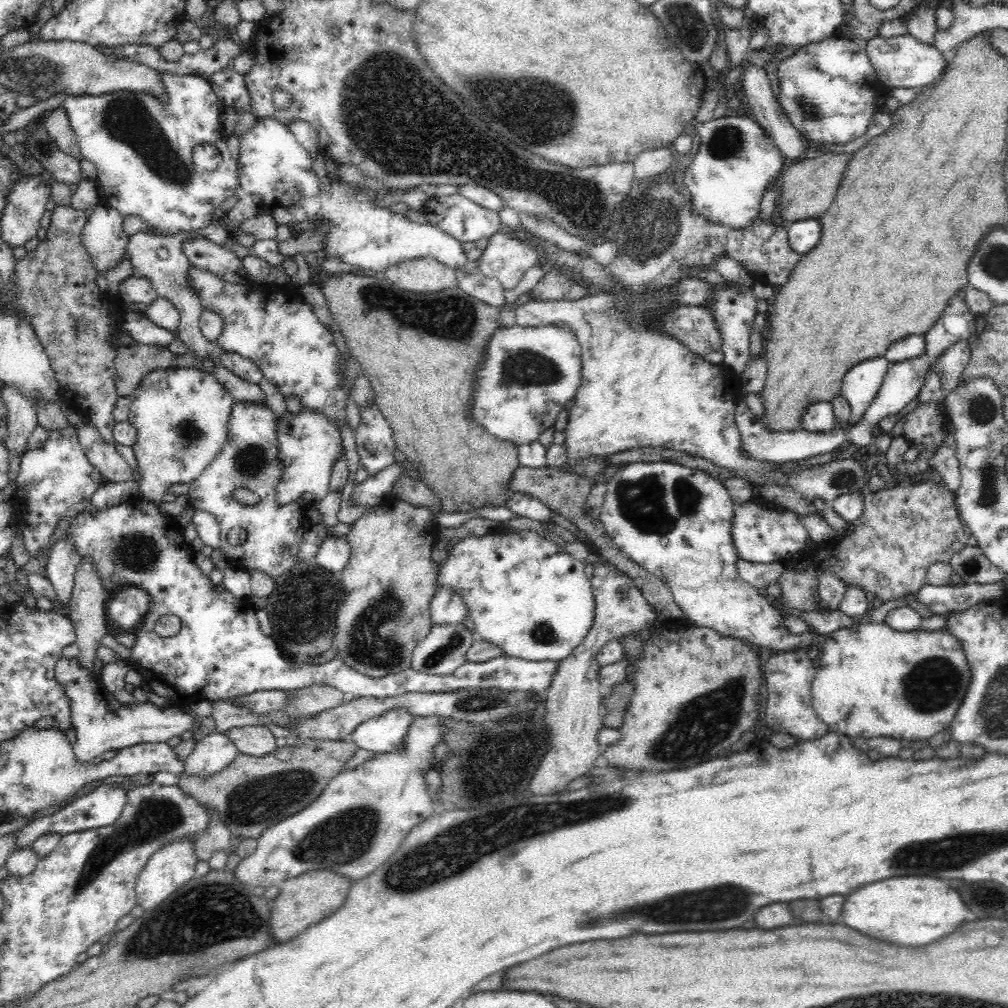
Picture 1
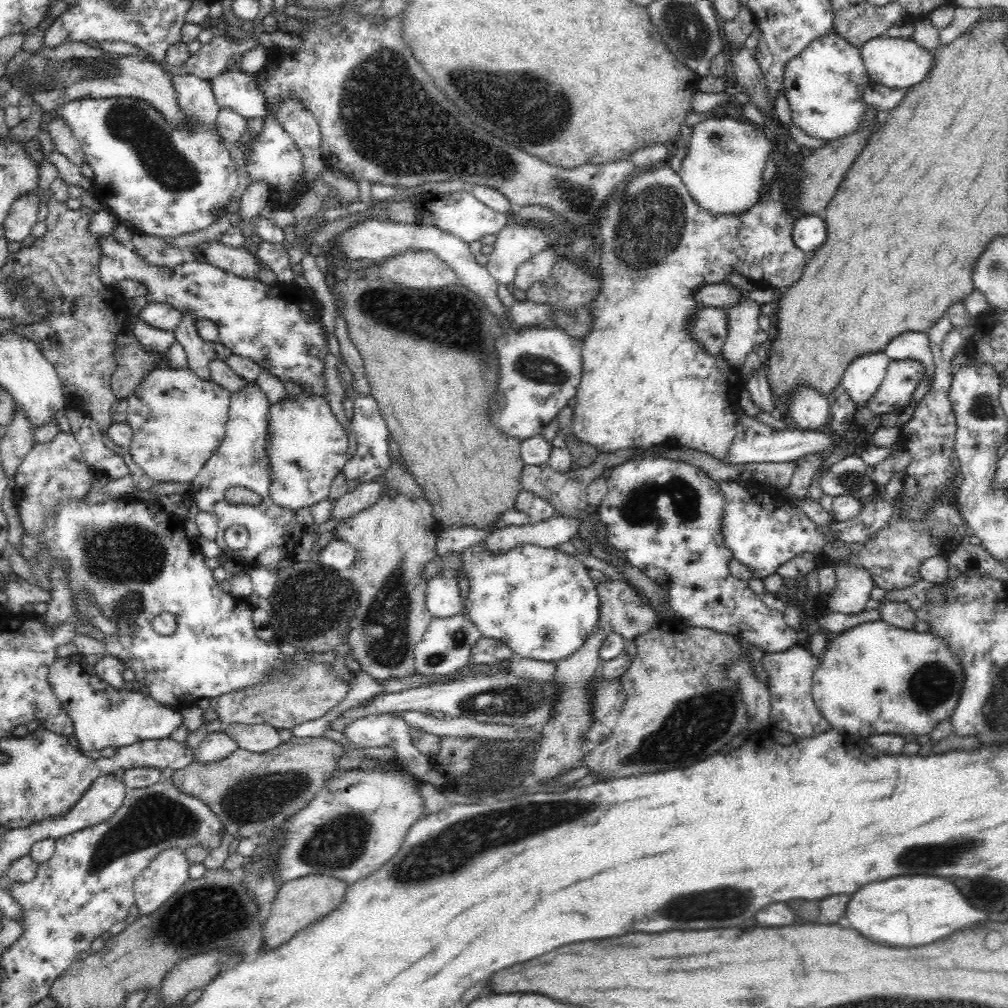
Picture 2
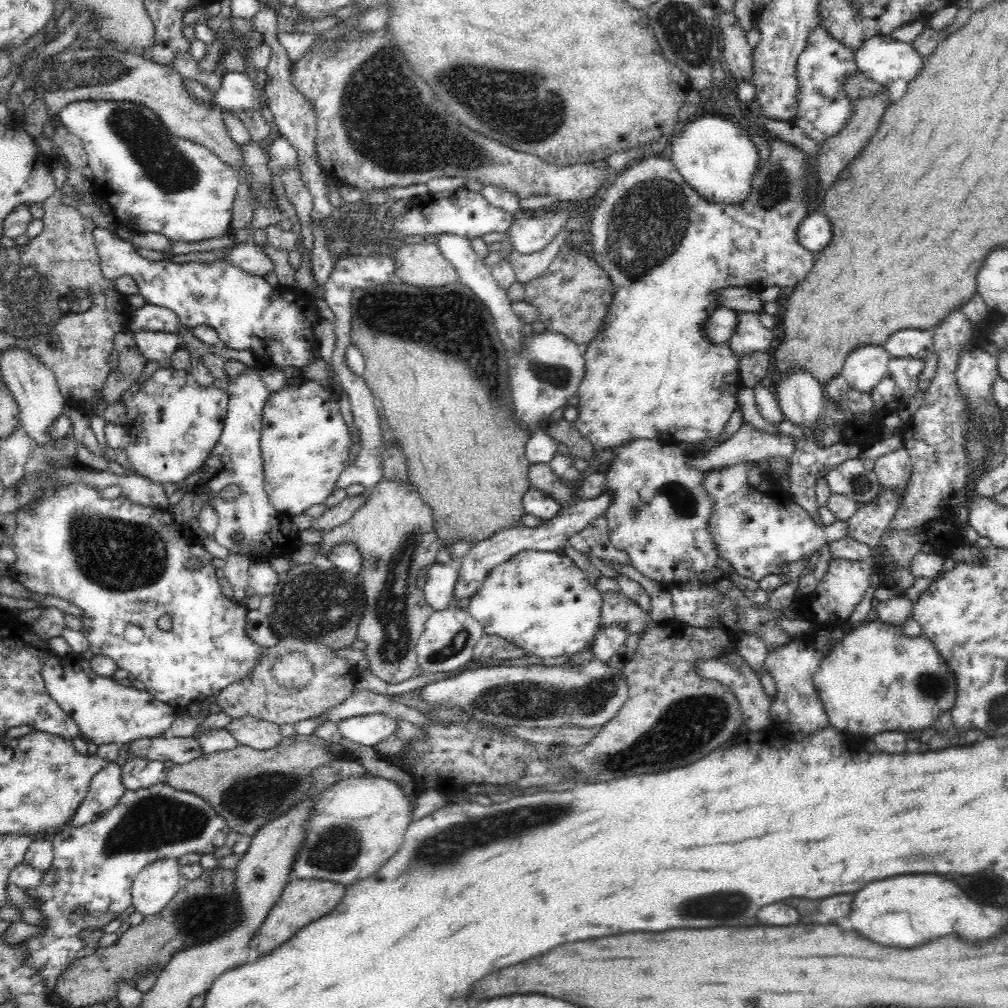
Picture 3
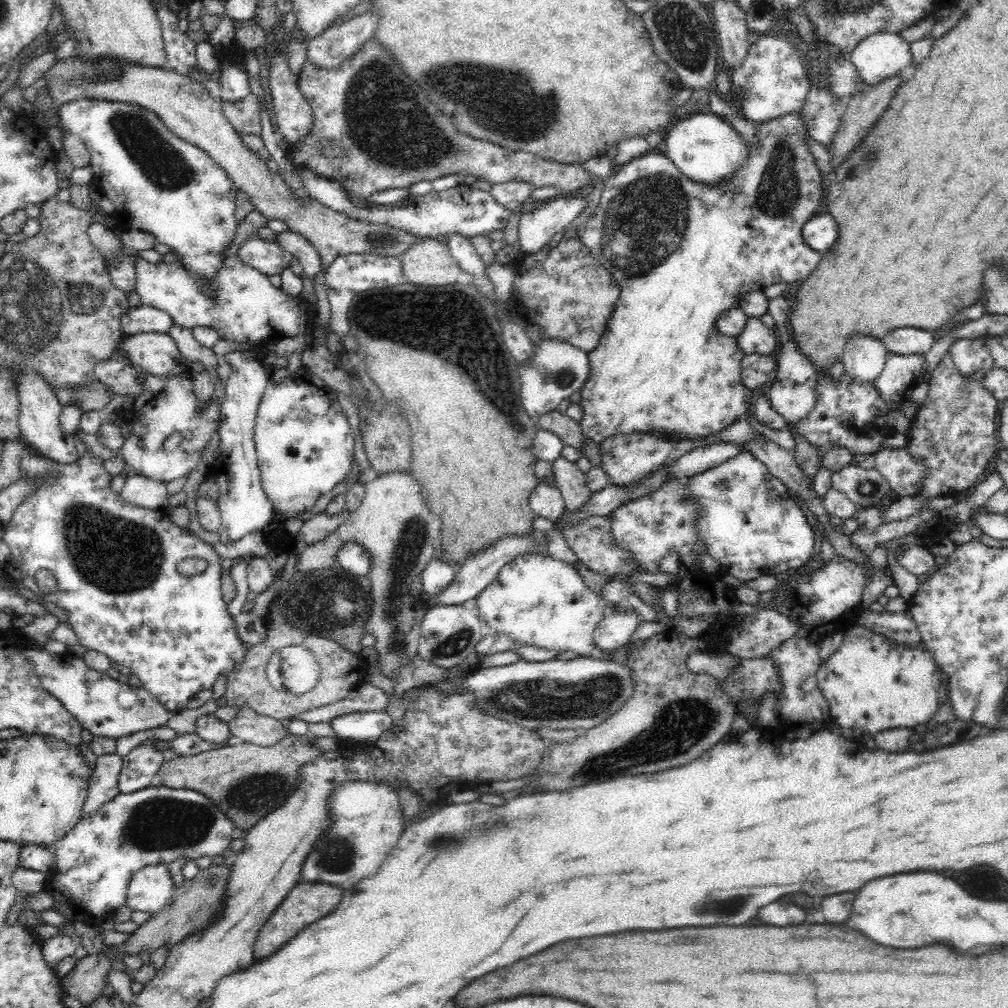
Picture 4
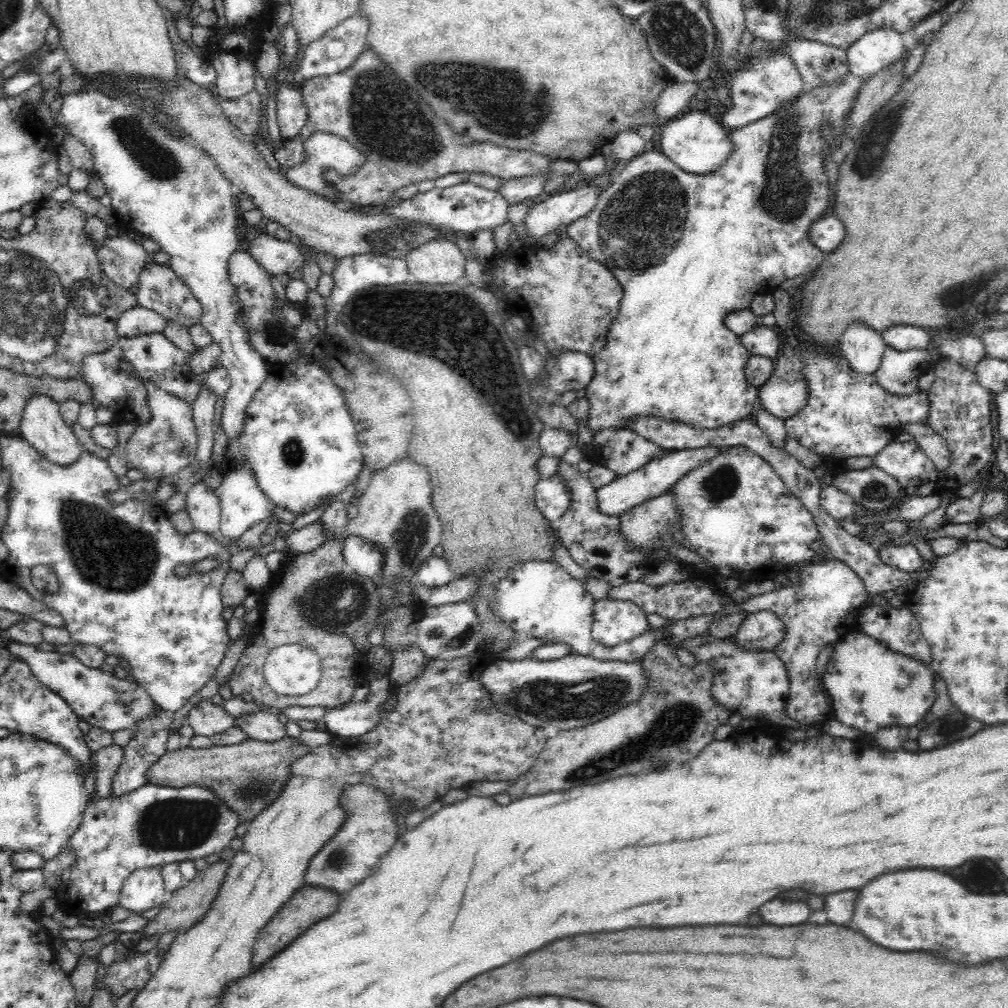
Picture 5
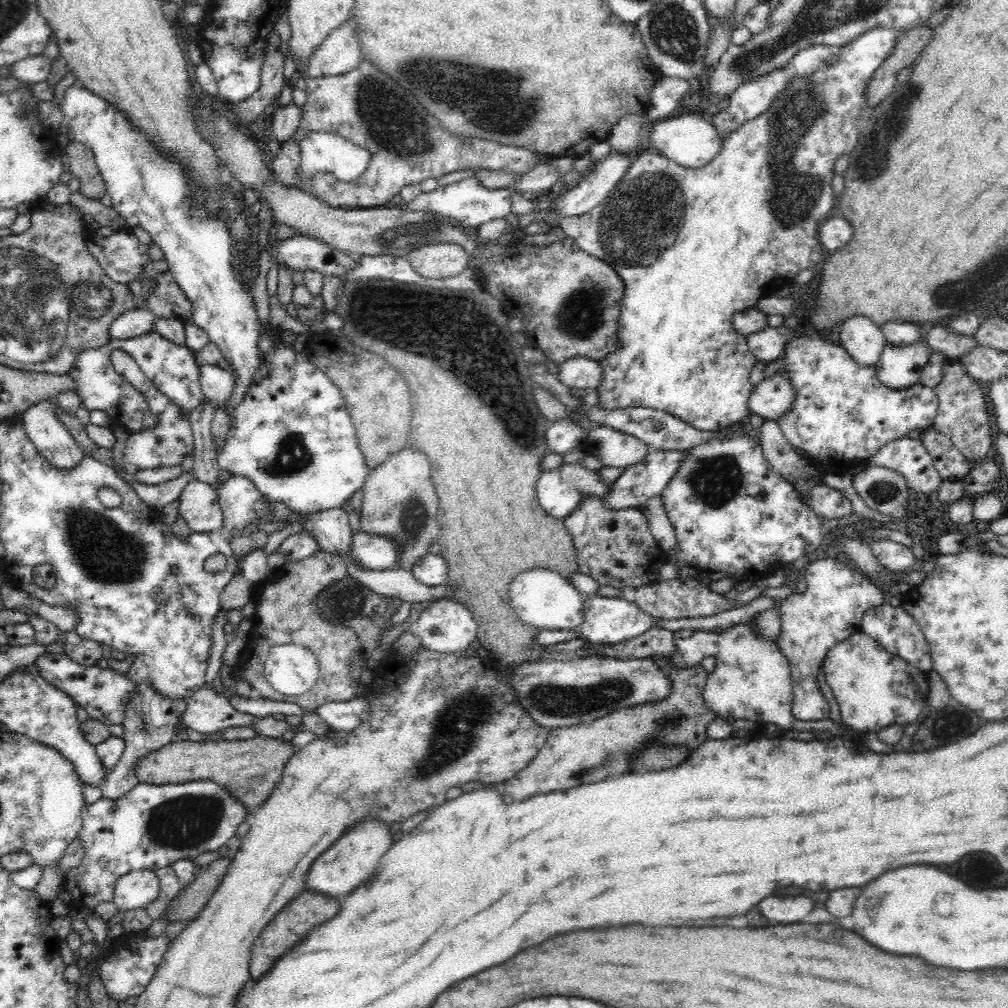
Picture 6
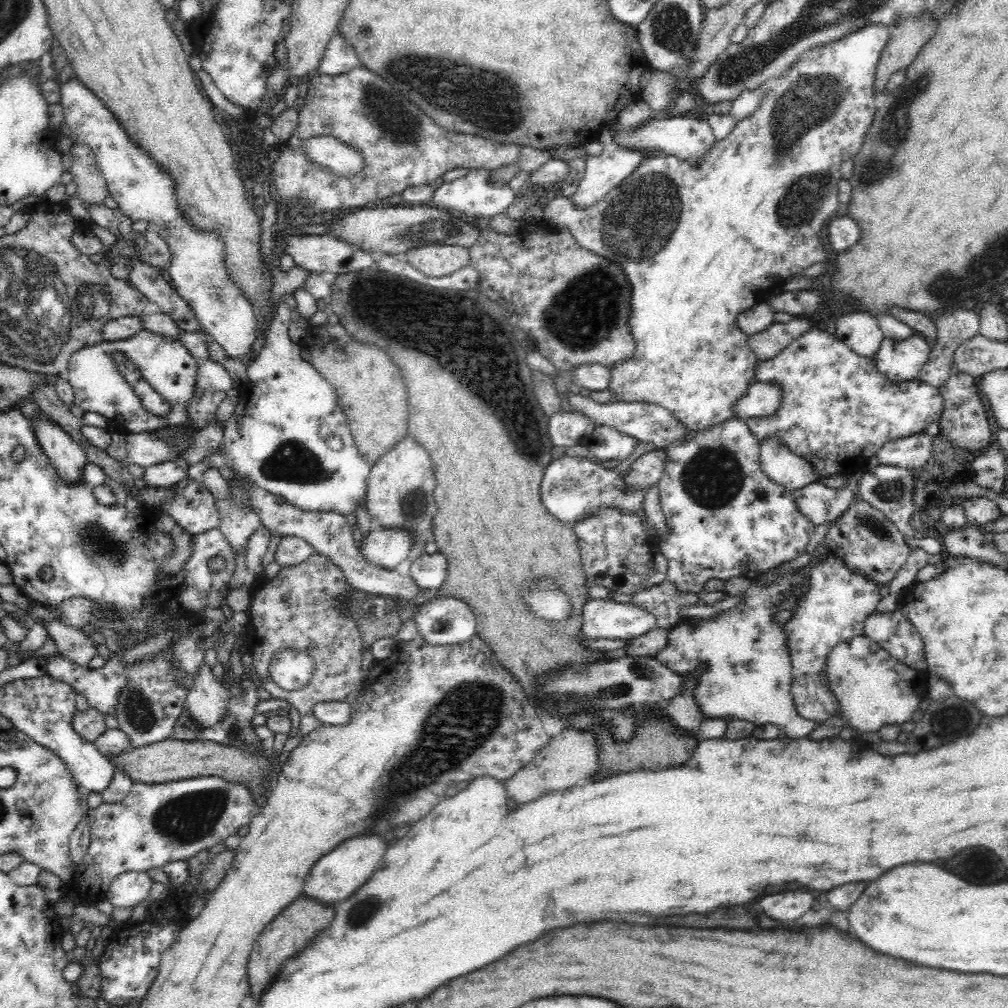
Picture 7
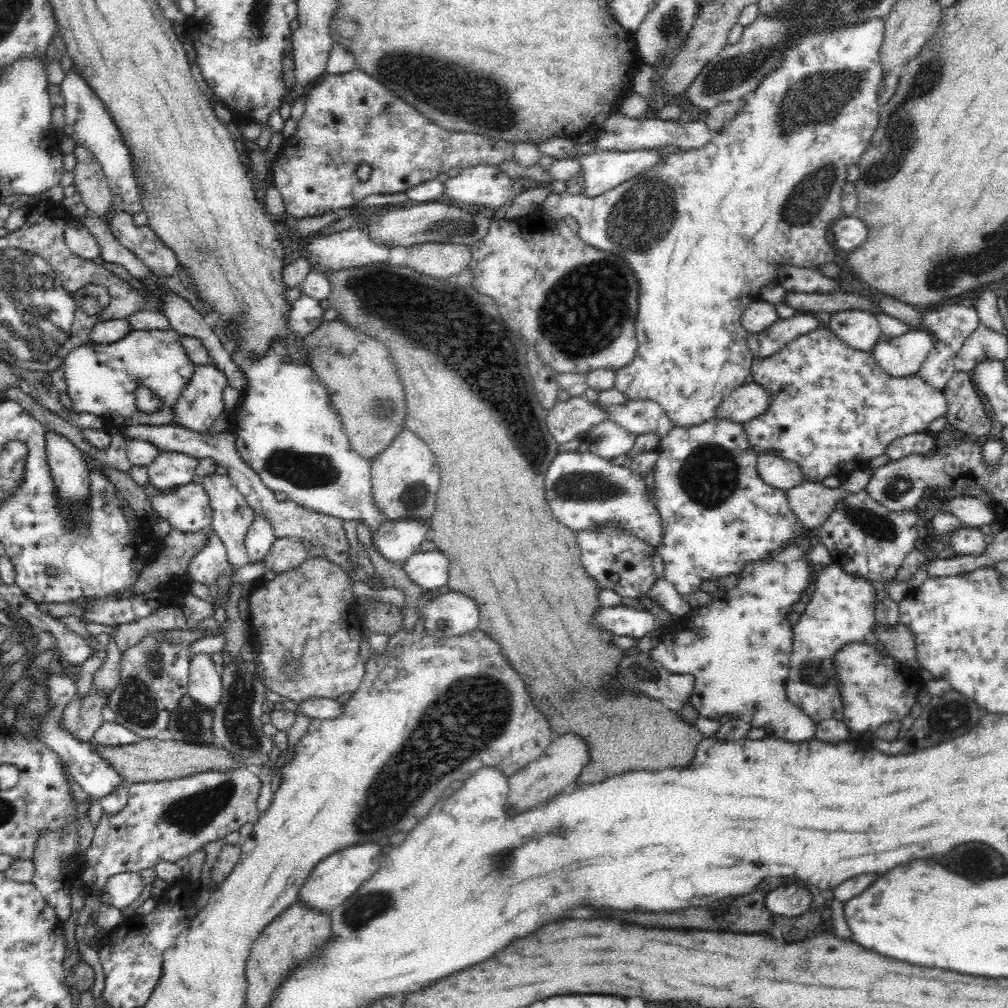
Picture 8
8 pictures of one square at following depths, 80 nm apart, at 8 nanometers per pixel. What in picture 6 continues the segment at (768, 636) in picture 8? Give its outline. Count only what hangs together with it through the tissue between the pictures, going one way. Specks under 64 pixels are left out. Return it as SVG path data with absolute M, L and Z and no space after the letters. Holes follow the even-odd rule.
M752 623L733 626L723 633L697 631L690 634L690 629L680 629L680 632L673 635L676 638L678 652L671 657L671 661L678 668L701 664L706 656L716 658L715 671L708 675L703 697L708 708L716 712L718 717L774 723L787 735L799 730L809 732L822 730L834 737L858 734L858 731L842 723L836 724L831 719L801 722L794 718L790 710L793 684L788 661L782 655L777 642L771 642L754 633Z

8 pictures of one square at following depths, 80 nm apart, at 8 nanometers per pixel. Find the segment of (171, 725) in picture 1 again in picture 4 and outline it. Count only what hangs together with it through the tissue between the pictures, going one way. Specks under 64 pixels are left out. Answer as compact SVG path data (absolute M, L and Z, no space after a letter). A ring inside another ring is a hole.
M27 645L24 655L34 665L43 687L62 703L62 706L80 724L80 727L96 738L114 739L157 728L166 728L172 712L166 710L143 686L133 687L120 683L118 679L92 670L81 657L70 652L54 655L42 647ZM120 692L133 692L136 701L129 708L118 703Z

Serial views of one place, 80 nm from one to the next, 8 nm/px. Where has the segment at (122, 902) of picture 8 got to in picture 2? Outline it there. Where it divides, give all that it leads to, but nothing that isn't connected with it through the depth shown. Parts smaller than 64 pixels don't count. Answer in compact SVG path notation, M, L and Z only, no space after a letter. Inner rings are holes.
M166 848L149 862L133 884L139 914L160 908L169 896L190 879L188 857L184 848Z

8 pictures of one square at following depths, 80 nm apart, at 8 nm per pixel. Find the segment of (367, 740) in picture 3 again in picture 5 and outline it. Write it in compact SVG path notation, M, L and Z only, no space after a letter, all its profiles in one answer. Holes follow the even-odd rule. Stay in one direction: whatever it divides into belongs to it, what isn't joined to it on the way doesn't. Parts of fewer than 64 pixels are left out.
M389 675L367 682L370 696L361 703L346 703L341 707L330 707L324 716L325 728L332 736L356 738L382 724L382 711L378 705L384 703L391 687Z

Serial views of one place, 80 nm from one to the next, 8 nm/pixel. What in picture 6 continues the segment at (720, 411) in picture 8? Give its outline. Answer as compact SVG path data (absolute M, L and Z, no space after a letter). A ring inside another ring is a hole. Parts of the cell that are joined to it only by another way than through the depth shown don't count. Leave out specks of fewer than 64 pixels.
M787 366L756 386L749 398L750 414L778 420L795 403L797 390L788 379Z

